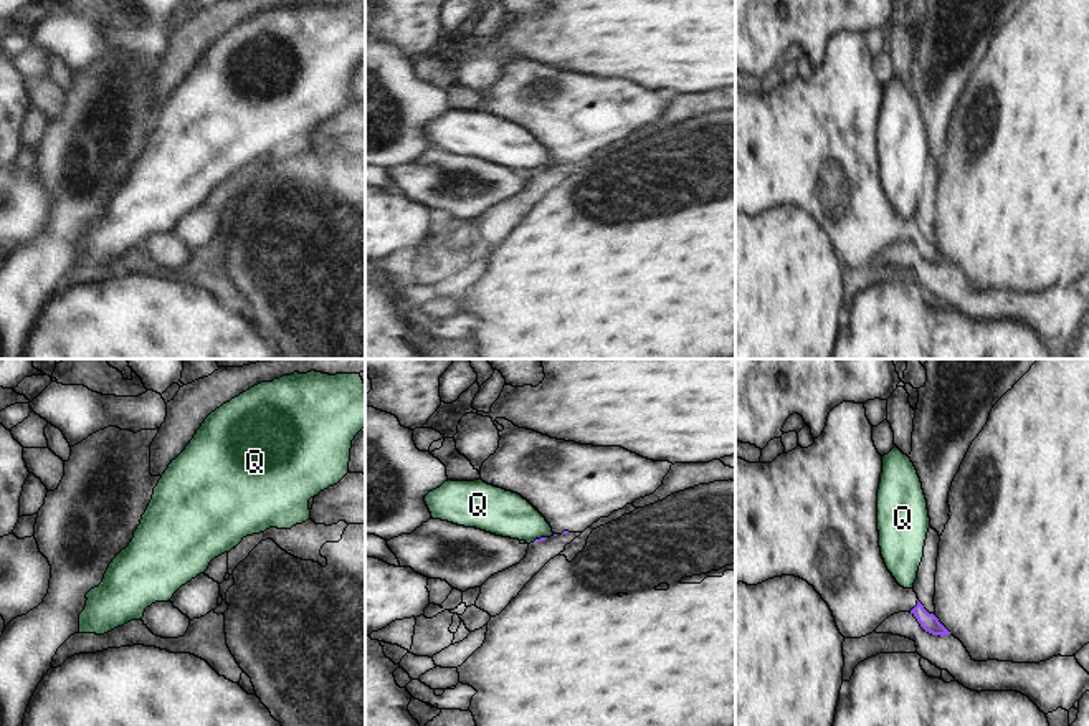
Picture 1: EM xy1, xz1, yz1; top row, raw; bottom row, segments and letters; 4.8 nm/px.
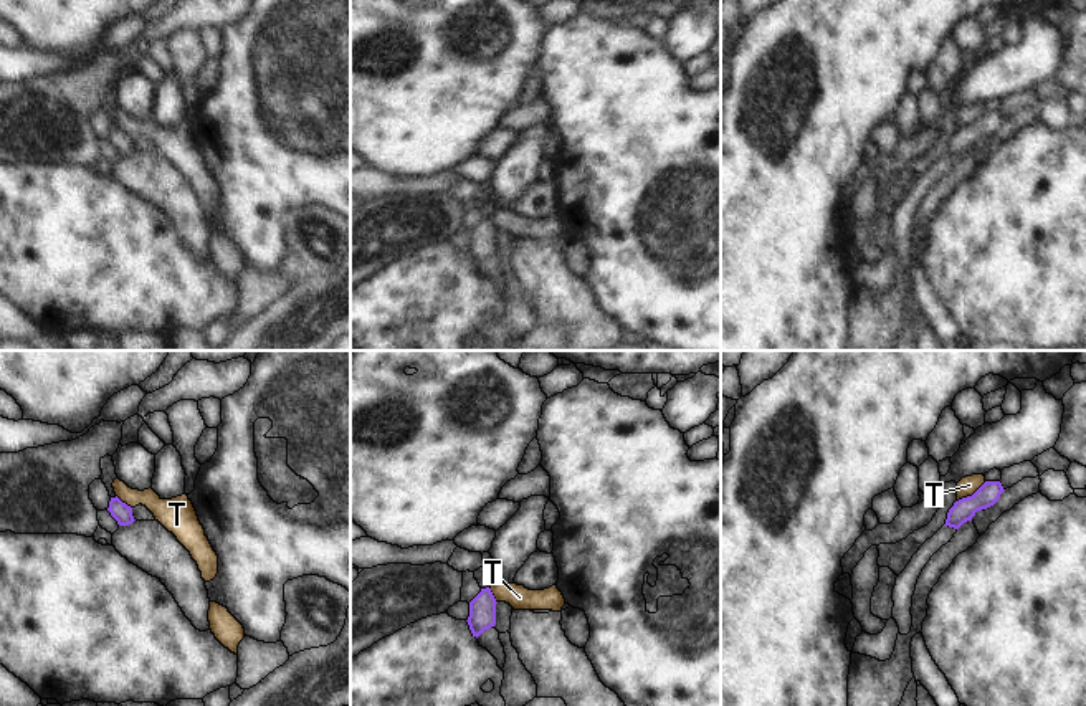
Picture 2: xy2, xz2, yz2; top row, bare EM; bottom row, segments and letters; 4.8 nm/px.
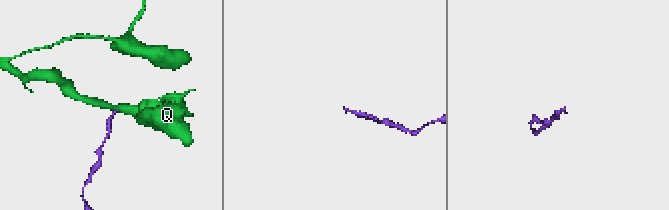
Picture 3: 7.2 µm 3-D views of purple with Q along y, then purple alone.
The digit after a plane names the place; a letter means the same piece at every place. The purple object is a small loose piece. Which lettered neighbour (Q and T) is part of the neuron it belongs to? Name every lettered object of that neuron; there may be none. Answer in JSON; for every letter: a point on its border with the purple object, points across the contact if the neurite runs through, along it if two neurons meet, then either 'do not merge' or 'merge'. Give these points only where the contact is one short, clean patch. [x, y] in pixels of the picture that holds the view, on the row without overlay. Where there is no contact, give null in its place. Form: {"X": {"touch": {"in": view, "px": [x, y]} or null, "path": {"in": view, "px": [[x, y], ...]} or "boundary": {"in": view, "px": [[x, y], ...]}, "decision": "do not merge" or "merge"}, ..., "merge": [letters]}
{"Q": {"touch": {"in": "xz1", "px": [541, 167]}, "boundary": {"in": "xz1", "px": [[546, 166], [532, 171]]}, "decision": "do not merge"}, "T": {"touch": {"in": "yz2", "px": [972, 124]}, "boundary": {"in": "yz2", "px": [[985, 111], [957, 131]]}, "decision": "do not merge"}, "merge": []}

